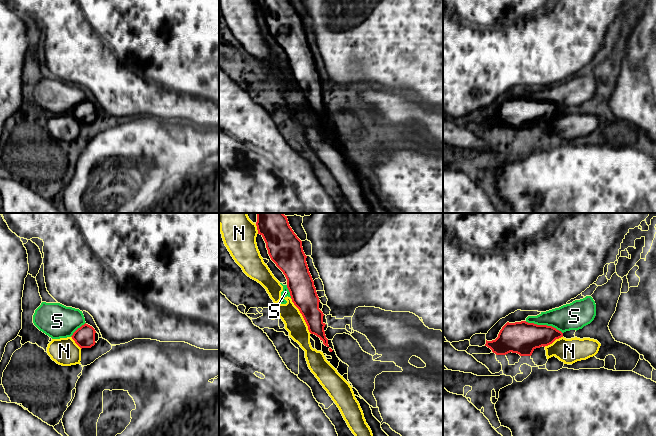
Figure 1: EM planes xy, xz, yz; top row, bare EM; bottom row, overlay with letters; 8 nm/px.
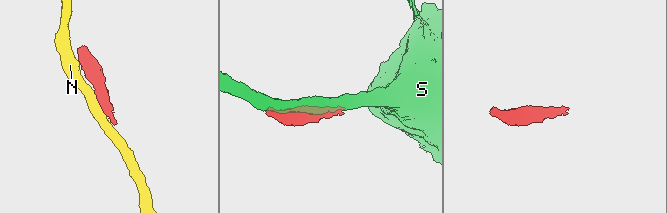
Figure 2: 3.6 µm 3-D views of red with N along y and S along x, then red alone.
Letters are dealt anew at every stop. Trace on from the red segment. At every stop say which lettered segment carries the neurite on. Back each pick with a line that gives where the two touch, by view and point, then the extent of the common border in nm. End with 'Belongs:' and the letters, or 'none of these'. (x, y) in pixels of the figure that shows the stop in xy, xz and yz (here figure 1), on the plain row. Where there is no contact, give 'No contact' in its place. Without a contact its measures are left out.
Belongs: none of these

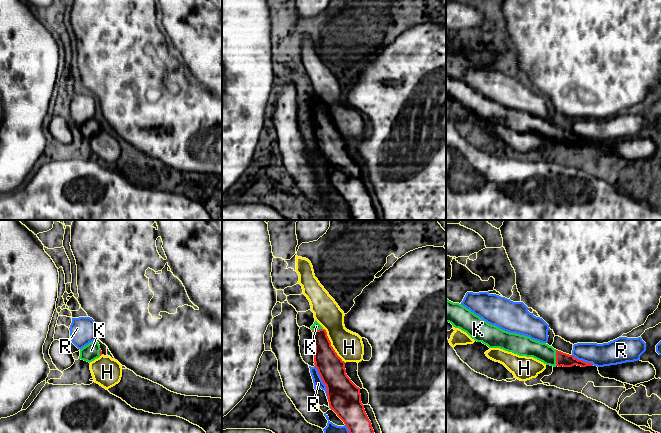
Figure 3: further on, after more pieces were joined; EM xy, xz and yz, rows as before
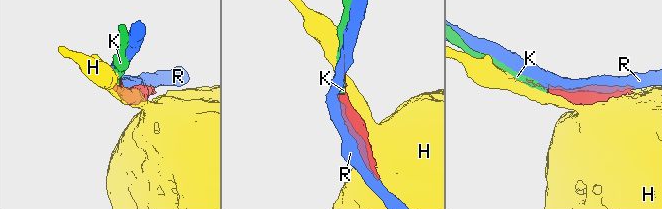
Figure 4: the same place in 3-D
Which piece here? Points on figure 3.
K: Touches red at yz (556, 134). Shared border 130 nm
Belongs: K

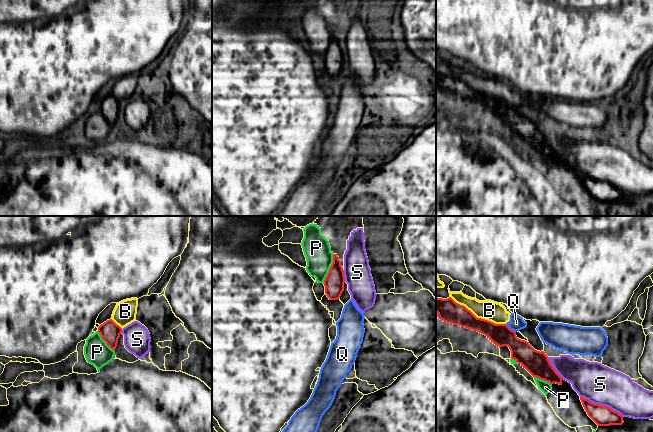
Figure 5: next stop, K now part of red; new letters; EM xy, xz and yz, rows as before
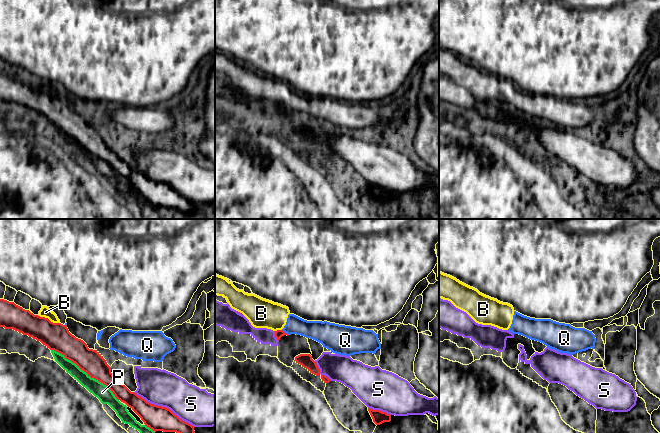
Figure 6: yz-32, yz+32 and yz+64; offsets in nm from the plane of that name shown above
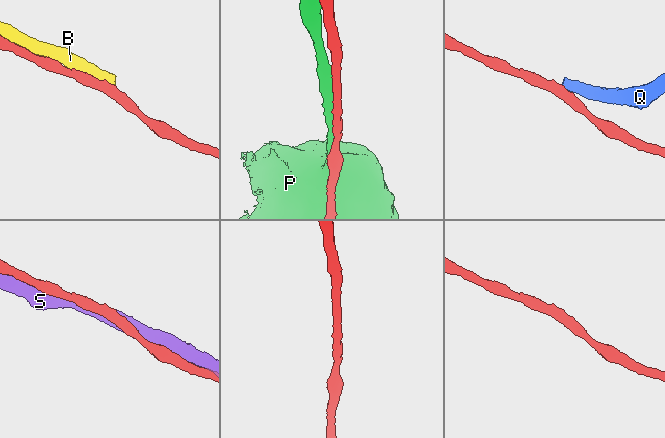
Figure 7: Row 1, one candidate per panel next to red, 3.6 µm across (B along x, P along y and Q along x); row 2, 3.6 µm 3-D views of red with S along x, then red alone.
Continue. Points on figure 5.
Belongs: none of these

